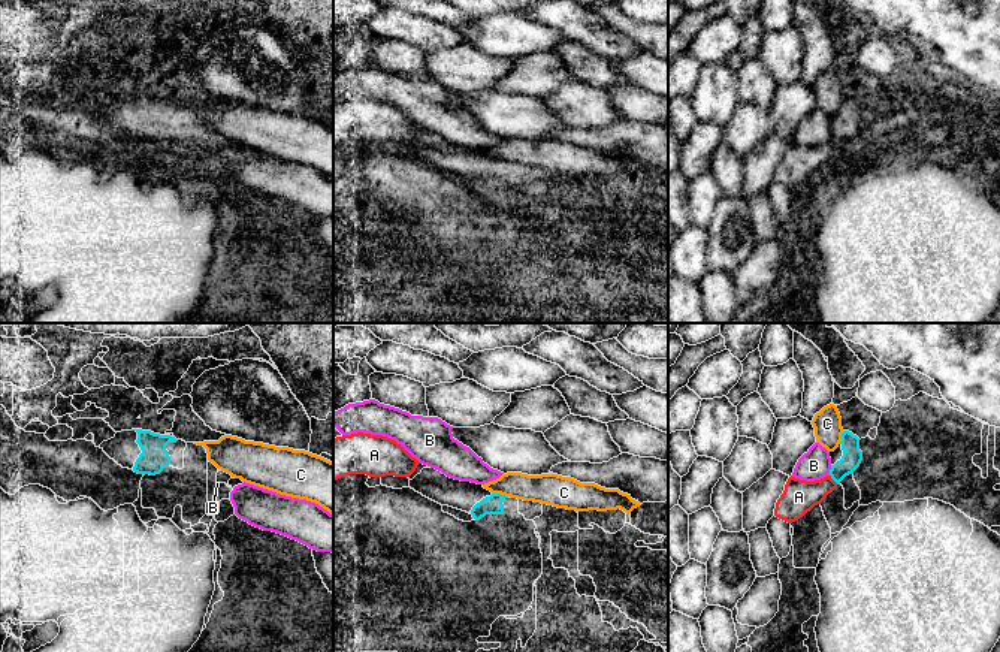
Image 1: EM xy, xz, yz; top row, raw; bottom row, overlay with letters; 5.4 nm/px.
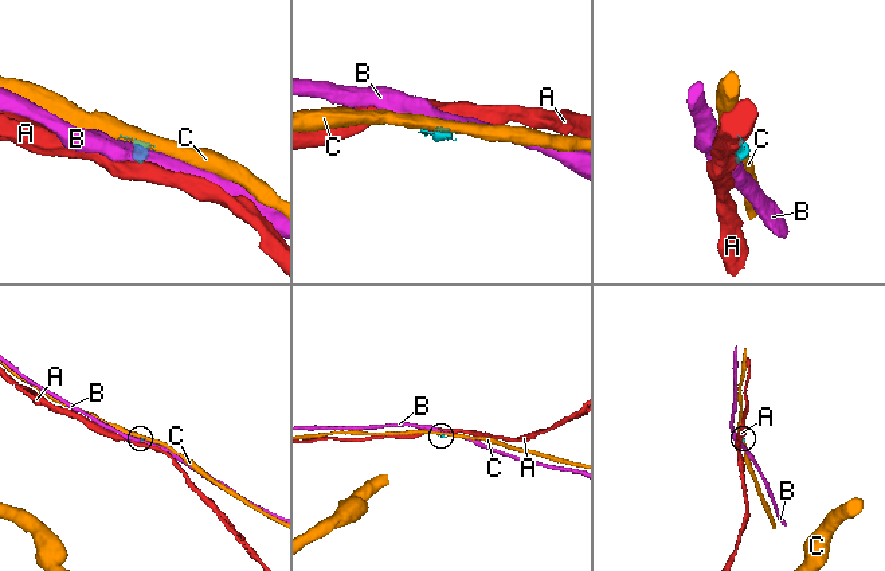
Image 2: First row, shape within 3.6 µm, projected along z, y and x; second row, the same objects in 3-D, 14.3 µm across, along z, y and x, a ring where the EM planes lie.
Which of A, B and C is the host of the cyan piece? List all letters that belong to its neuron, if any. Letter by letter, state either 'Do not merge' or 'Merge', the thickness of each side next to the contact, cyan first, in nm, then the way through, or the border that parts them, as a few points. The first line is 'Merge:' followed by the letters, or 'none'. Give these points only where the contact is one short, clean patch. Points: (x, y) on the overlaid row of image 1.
Merge: none
A: Do not merge. Thickness 110 nm (cyan) against 180 nm. Boundary: yz (830, 474), (837, 483)
B: Do not merge. Thickness 110 nm (cyan) against 160 nm. Boundary: yz (831, 465), (828, 474)
C: Do not merge. Thickness 100 nm (cyan) against 160 nm. Boundary: xz (492, 492), (507, 497)

